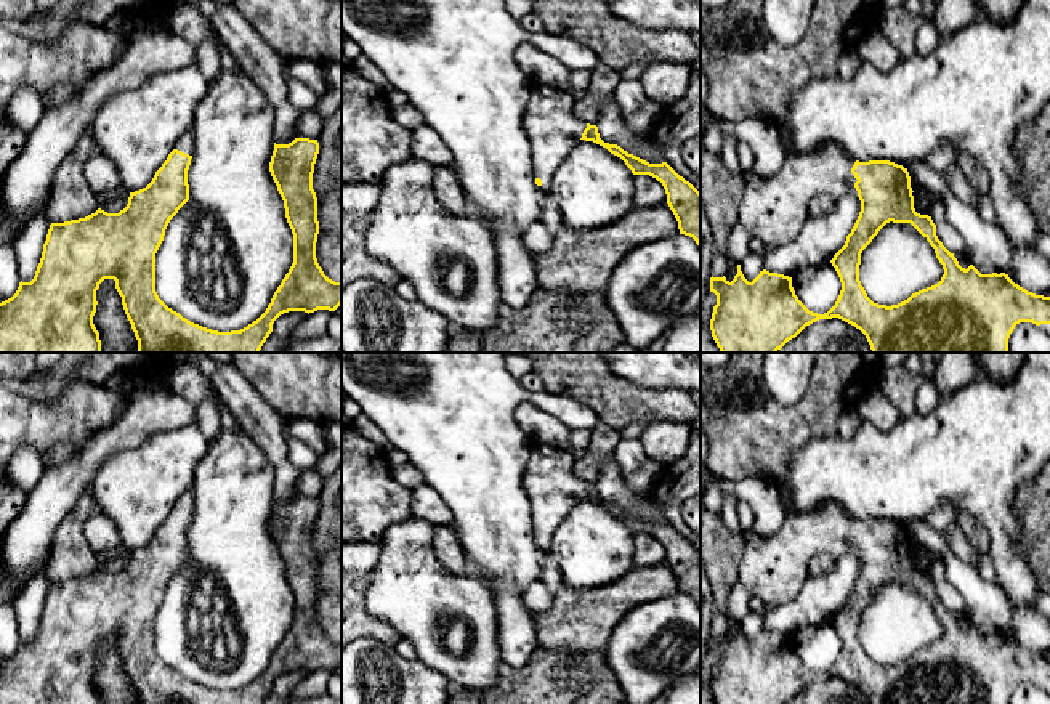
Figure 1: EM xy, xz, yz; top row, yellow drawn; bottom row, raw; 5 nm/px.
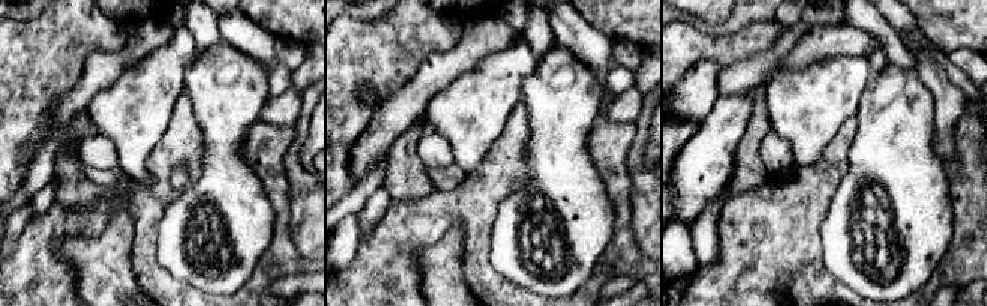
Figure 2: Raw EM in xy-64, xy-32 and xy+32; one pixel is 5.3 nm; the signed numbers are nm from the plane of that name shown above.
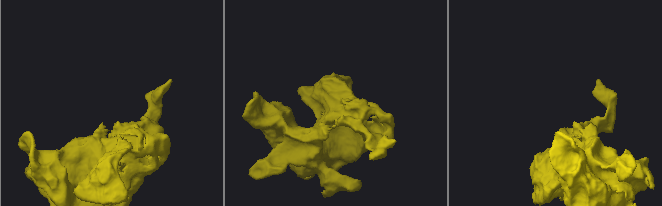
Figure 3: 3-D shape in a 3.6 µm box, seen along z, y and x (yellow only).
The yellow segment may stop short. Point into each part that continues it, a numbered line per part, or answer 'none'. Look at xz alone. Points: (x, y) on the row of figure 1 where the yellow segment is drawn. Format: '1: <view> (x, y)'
1: xz (553, 130)

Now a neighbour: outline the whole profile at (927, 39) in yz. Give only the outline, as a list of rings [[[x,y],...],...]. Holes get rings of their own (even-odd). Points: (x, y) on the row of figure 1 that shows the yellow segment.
[[[923,21],[915,37],[915,53],[930,55],[939,43],[939,35],[933,22]]]

